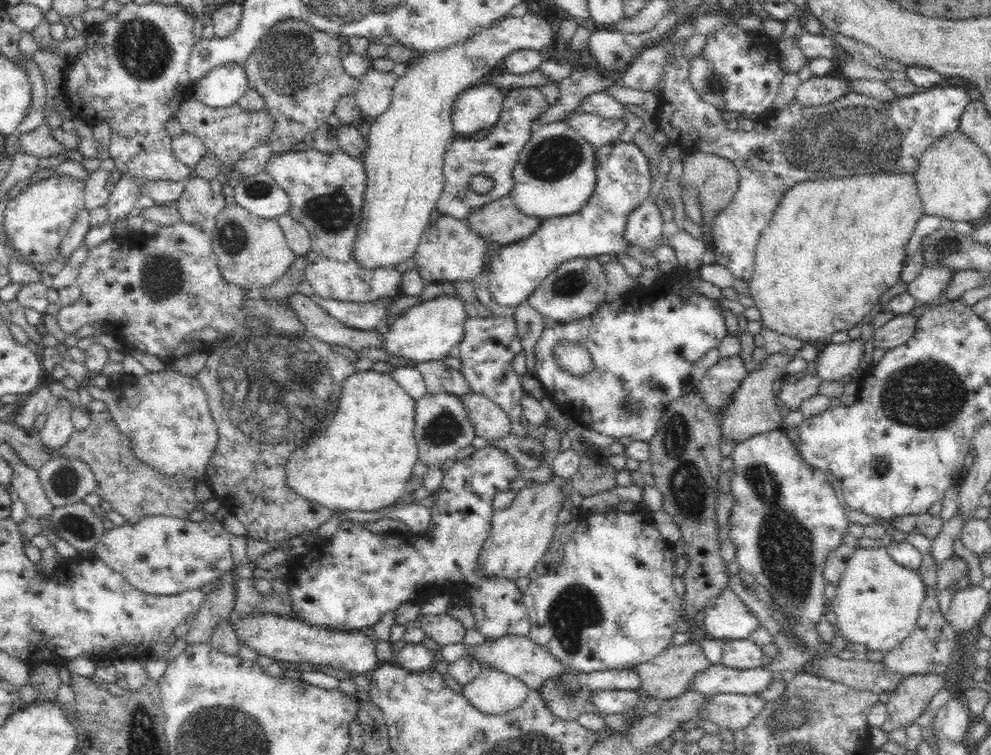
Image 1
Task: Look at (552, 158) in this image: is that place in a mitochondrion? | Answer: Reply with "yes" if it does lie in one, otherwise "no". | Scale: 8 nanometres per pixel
yes

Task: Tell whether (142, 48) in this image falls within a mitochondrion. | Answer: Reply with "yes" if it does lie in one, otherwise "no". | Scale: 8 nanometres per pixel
yes

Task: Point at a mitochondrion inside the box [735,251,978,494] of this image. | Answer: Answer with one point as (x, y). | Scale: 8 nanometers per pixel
(929, 394)

